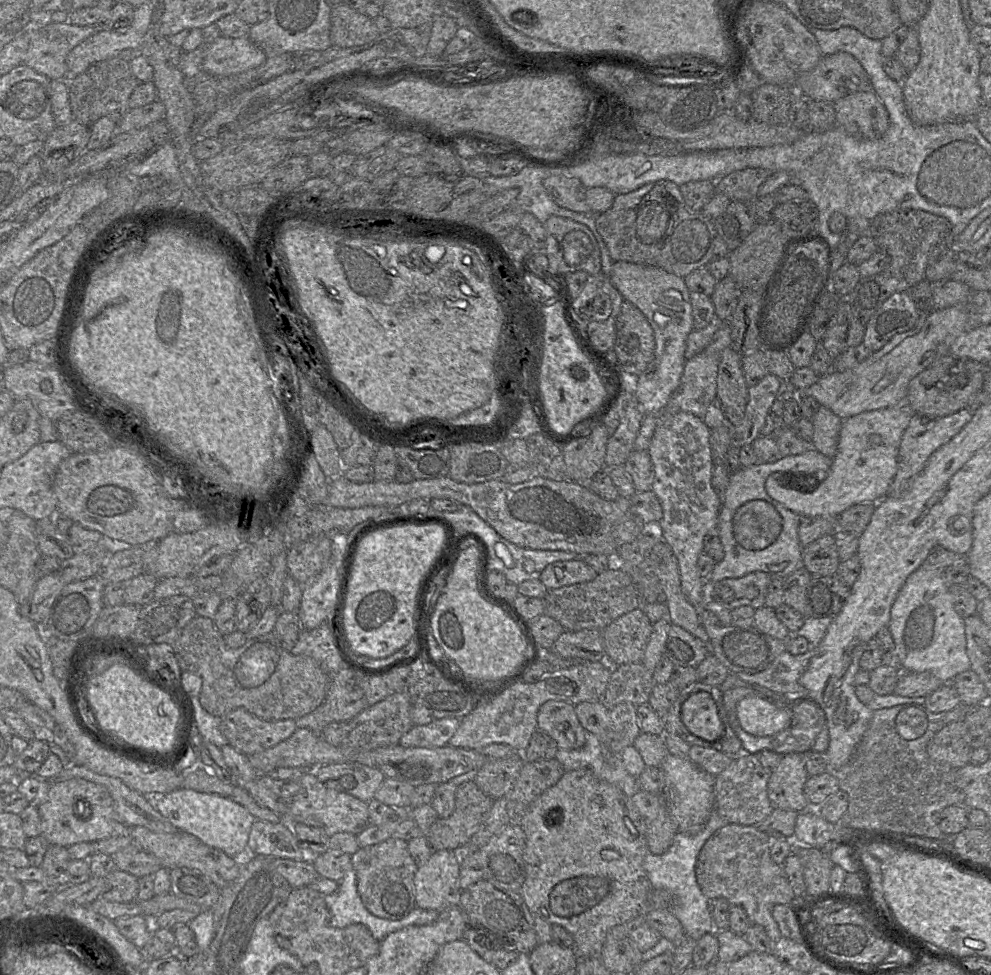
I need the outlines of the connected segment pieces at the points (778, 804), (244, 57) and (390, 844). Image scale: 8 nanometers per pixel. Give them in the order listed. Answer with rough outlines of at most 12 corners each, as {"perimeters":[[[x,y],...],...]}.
{"perimeters":[[[803,756],[781,757],[767,784],[773,808],[809,810]],[[249,37],[207,44],[203,69],[239,74],[268,57]],[[391,837],[357,865],[357,889],[375,916],[416,907],[418,866]]]}

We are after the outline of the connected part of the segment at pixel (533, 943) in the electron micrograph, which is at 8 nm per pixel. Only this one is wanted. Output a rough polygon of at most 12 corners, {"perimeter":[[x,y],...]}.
{"perimeter":[[485,879],[461,891],[467,926],[529,954],[534,916],[520,892]]}

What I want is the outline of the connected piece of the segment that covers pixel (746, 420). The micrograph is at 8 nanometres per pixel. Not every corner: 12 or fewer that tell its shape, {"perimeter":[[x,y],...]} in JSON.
{"perimeter":[[768,373],[748,388],[739,425],[730,426],[731,447],[761,436],[781,379]]}

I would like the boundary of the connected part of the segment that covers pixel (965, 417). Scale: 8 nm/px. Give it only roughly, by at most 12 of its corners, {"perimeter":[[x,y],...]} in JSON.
{"perimeter":[[973,410],[913,414],[886,497],[903,497],[929,457],[971,421]]}

